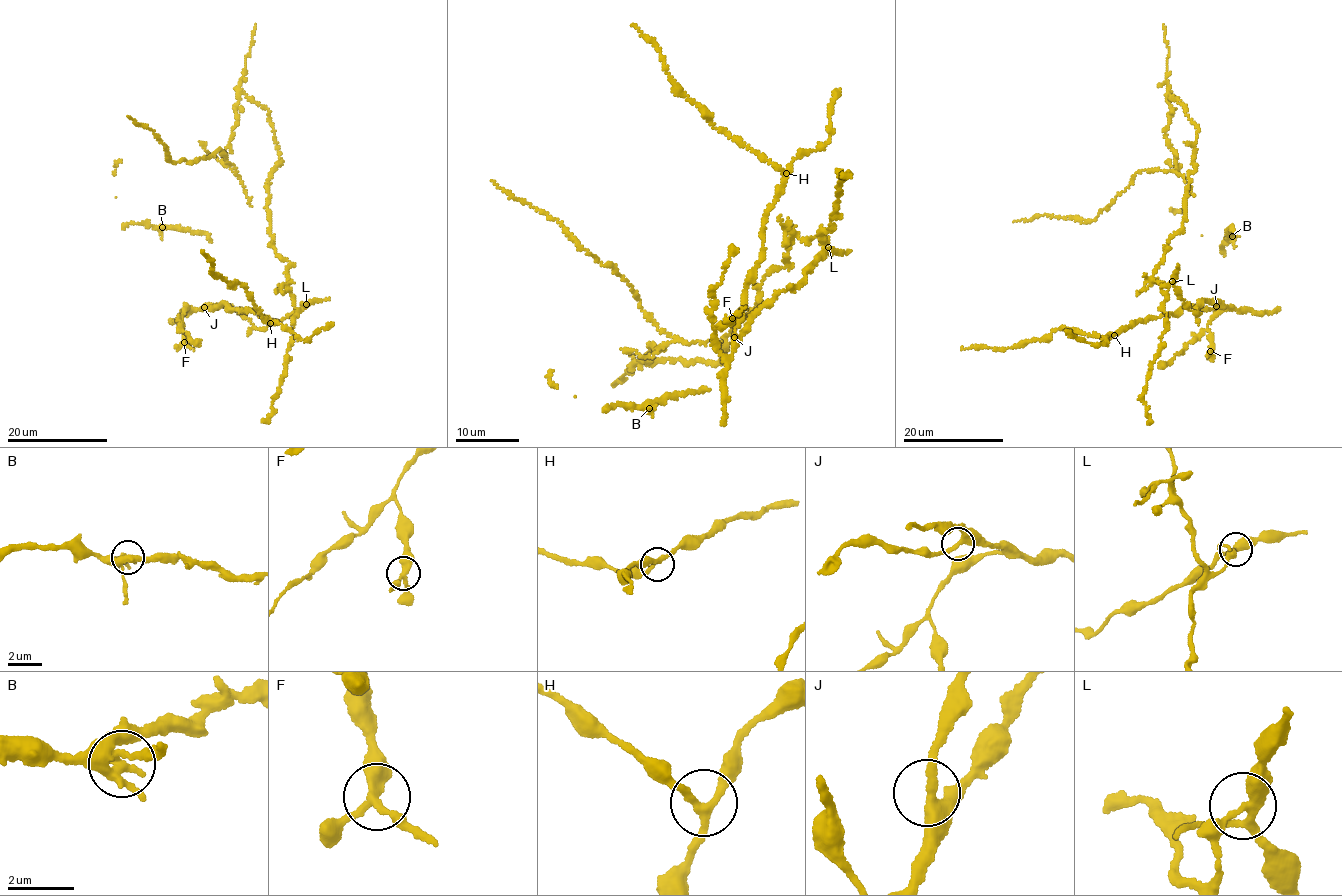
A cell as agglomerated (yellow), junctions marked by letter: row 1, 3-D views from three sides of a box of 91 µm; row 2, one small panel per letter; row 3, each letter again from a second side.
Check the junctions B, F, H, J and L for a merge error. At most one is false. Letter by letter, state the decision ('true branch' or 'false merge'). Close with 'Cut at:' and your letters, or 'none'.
B: true branch
F: true branch
H: true branch
J: true branch
L: false merge
Cut at: L

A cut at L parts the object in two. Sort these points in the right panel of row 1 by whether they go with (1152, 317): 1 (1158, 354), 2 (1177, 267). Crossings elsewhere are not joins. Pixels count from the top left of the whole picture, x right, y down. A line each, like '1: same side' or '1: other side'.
1: other side
2: same side

